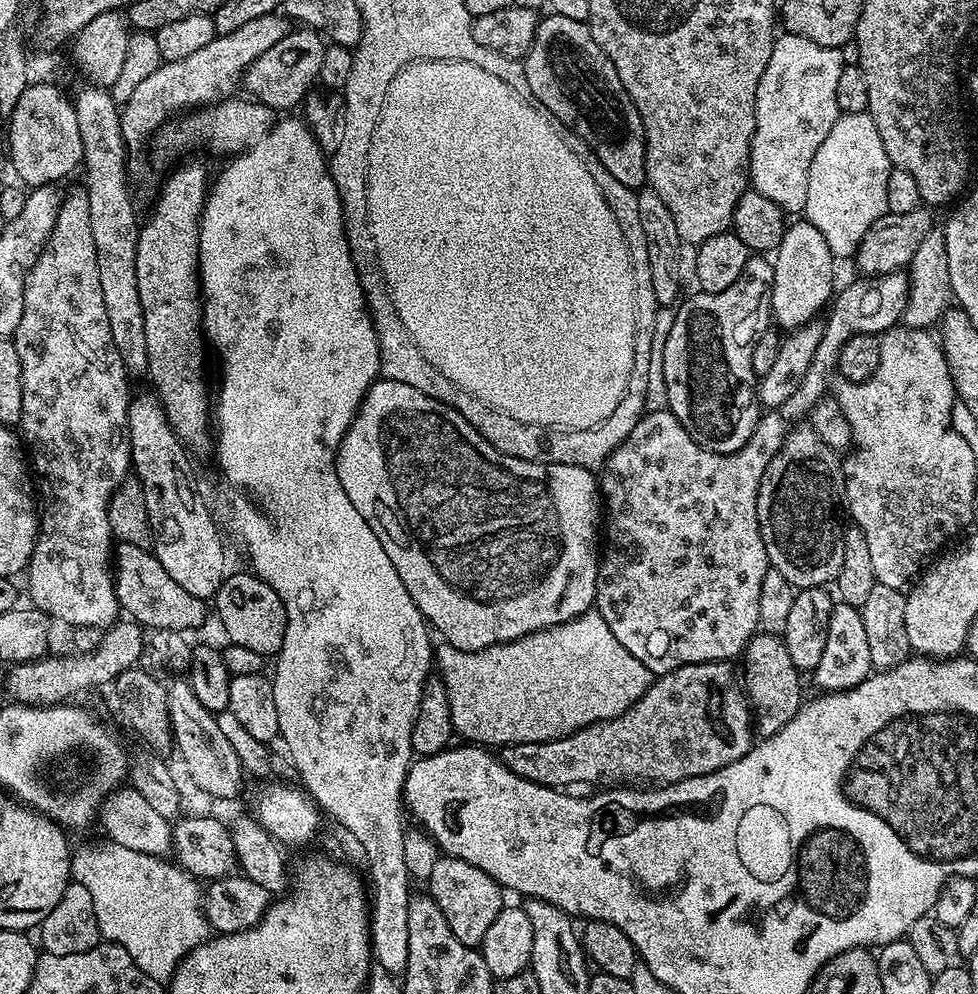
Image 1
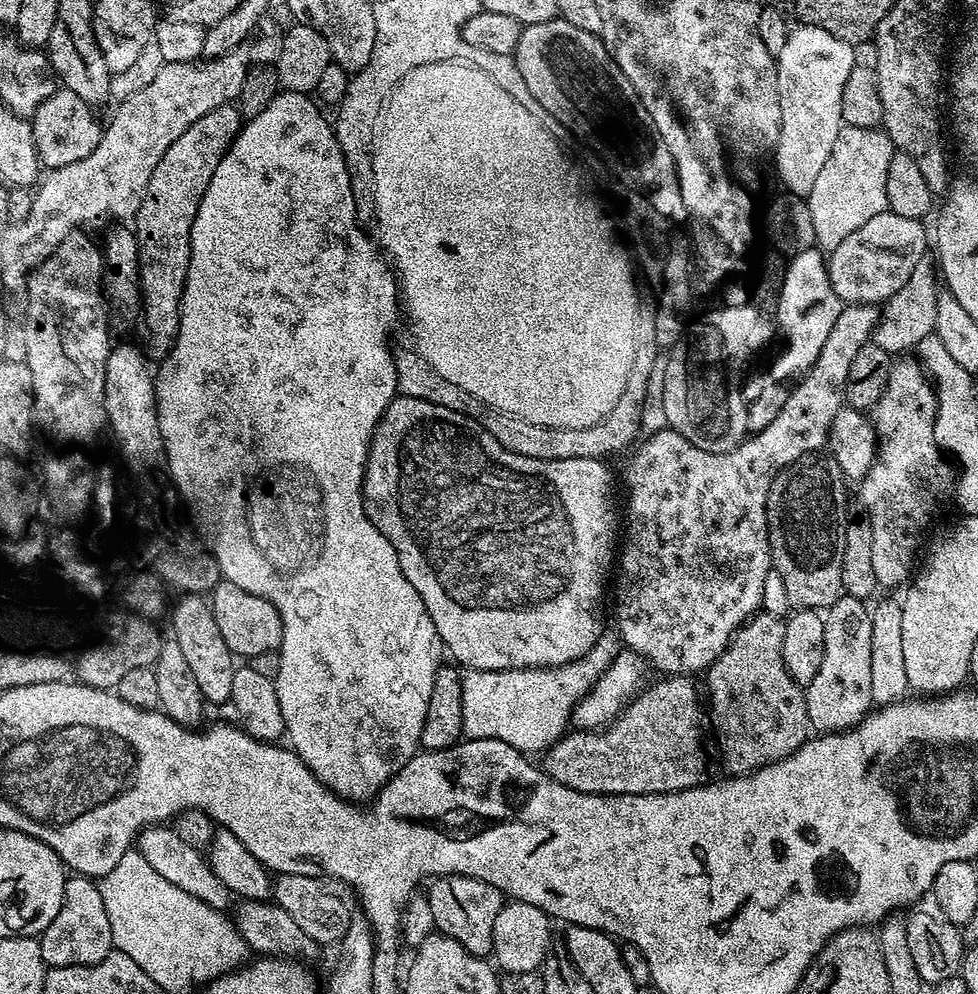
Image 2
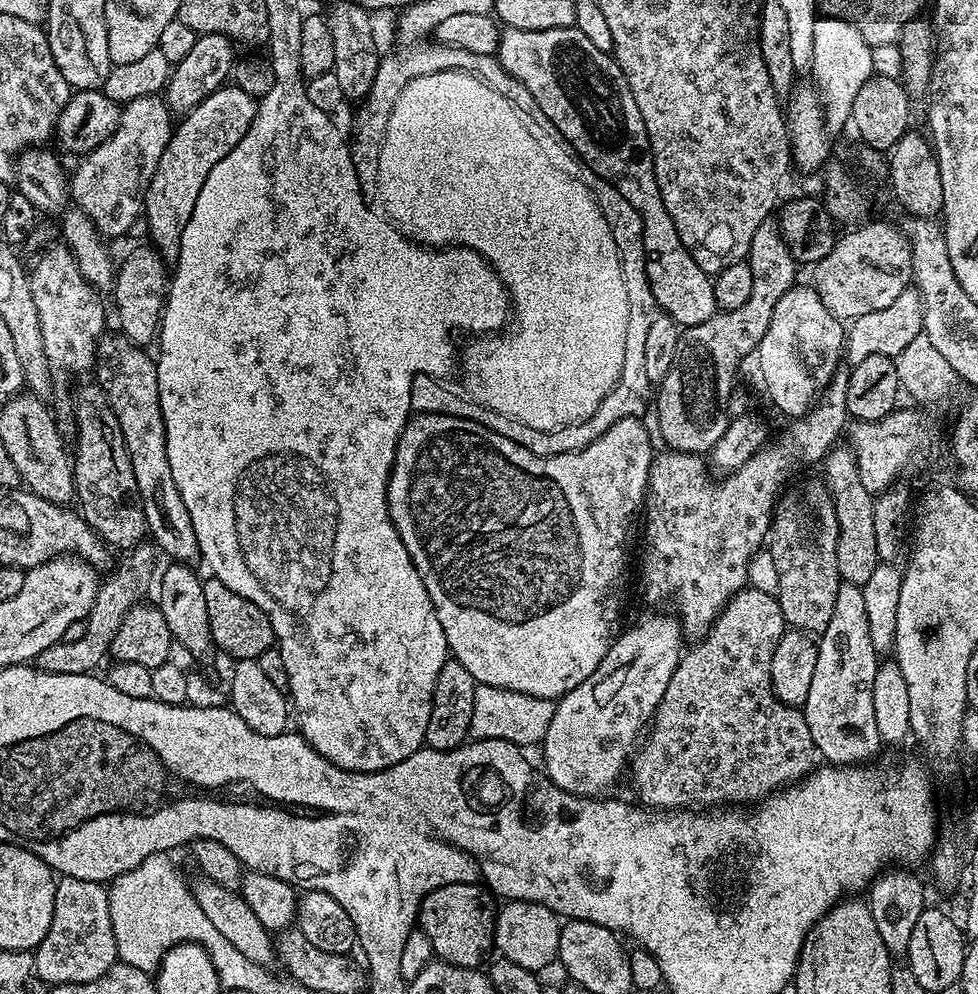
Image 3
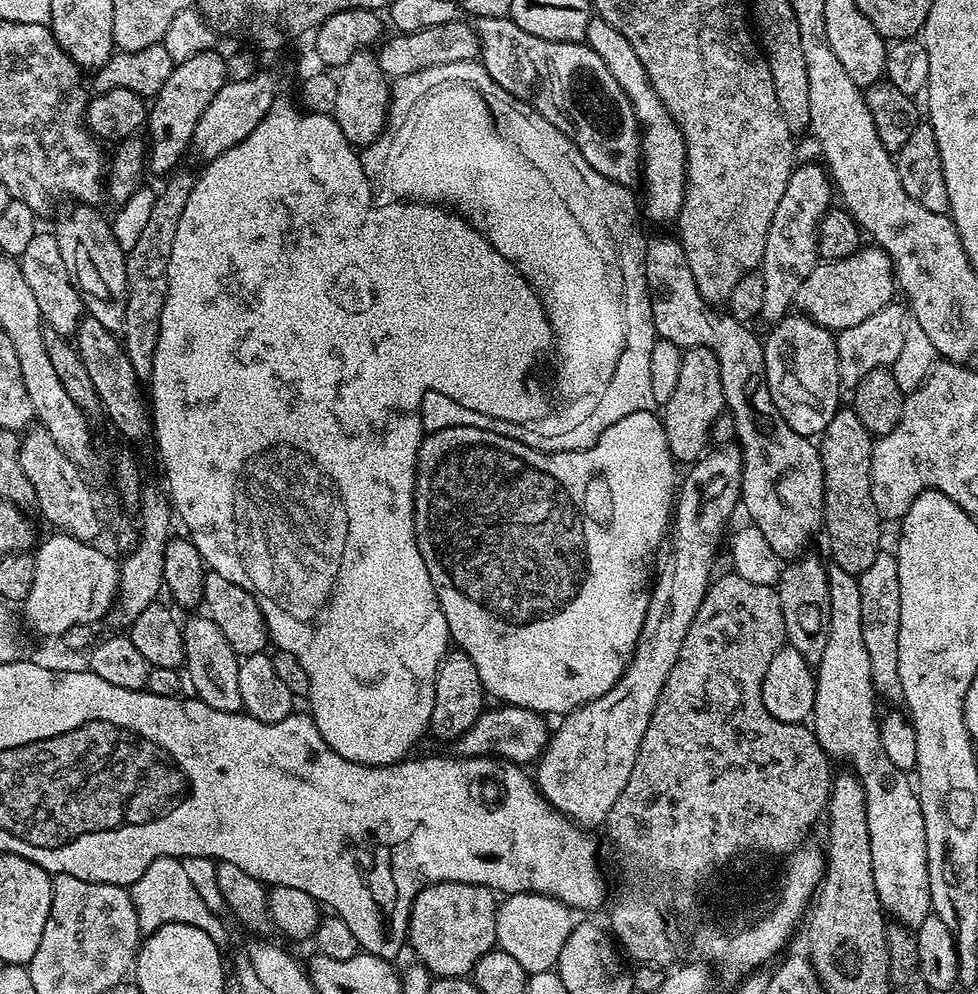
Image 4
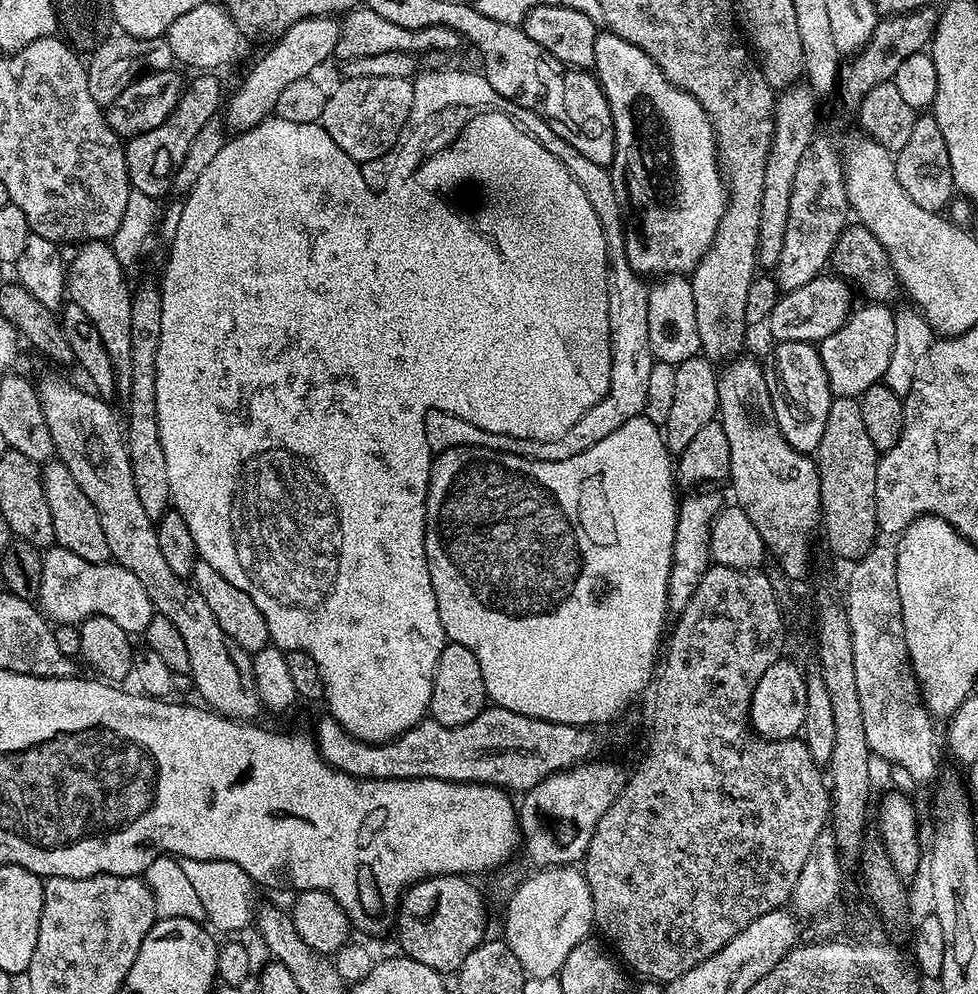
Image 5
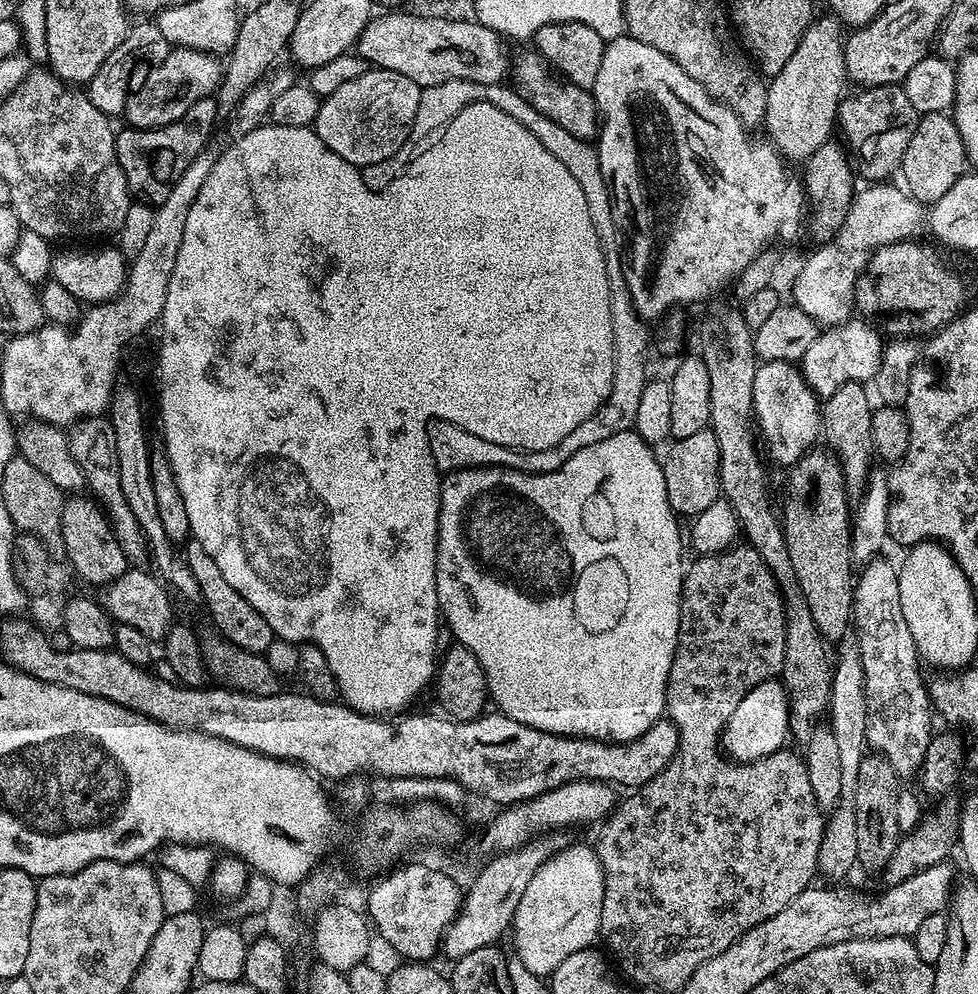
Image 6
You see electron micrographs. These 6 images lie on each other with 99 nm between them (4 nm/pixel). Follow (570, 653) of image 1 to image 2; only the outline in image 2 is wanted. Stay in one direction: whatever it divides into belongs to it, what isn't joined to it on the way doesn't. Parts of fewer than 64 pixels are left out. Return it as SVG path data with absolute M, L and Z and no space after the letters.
M601 638L581 660L556 668L465 671L461 675L464 736L494 738L517 746L525 746L531 740L559 740L569 727L577 702L596 685L596 677L608 669L616 655L618 644L613 640Z

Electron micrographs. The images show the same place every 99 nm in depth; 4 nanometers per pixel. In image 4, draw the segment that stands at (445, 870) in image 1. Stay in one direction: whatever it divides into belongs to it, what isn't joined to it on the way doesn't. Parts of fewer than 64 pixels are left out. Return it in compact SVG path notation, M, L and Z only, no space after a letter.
M442 882L431 884L414 898L408 919L408 944L416 951L415 959L427 966L429 973L436 978L464 978L482 958L482 954L493 951L496 943L497 893L486 886L466 882Z

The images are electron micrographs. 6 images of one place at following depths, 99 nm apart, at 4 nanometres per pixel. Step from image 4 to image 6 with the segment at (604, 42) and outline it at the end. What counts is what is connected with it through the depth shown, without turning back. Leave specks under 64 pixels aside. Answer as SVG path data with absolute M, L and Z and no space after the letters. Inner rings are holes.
M622 35L607 41L602 54L602 67L598 70L598 78L594 78L594 86L590 89L592 98L596 102L599 116L598 139L594 144L594 154L600 160L602 174L608 182L608 191L612 193L612 216L616 220L616 227L622 233L622 263L628 293L632 299L635 315L641 321L653 322L669 315L679 304L696 304L715 292L720 292L724 287L731 285L736 277L754 262L769 247L771 240L796 240L806 228L806 193L801 177L788 172L789 165L783 156L772 147L771 143L755 144L746 131L744 124L720 100L716 100L704 87L674 58L662 54L662 50L654 50L654 46L646 46L646 42L638 42L638 38ZM664 120L672 120L672 144L664 140Z

